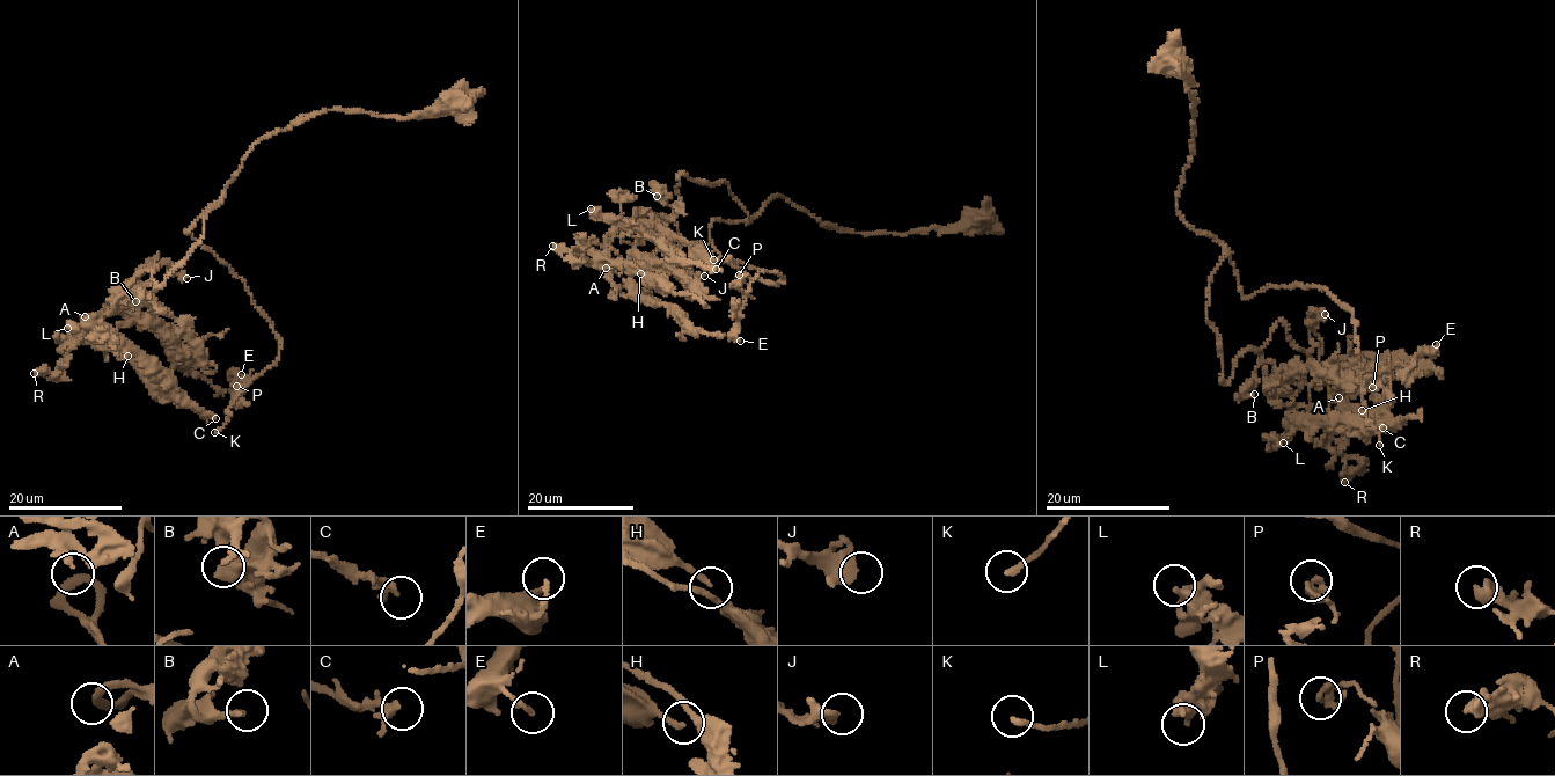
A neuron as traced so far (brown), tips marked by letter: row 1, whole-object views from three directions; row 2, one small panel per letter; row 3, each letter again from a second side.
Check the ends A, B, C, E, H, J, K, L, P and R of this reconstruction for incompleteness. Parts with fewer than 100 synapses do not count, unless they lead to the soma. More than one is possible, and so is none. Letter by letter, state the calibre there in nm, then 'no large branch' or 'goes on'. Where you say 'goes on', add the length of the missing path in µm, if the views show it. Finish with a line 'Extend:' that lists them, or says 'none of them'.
A: 240 nm | no large branch
B: 200 nm | no large branch
C: 200 nm | no large branch
E: 190 nm | no large branch
H: 200 nm | no large branch
J: 340 nm | no large branch
K: 200 nm | no large branch
L: 360 nm | no large branch
P: 320 nm | no large branch
R: 460 nm | no large branch
Extend: none of them

